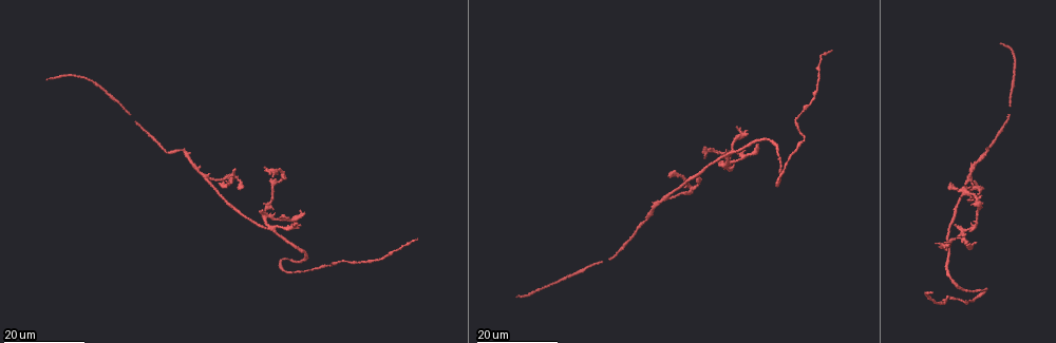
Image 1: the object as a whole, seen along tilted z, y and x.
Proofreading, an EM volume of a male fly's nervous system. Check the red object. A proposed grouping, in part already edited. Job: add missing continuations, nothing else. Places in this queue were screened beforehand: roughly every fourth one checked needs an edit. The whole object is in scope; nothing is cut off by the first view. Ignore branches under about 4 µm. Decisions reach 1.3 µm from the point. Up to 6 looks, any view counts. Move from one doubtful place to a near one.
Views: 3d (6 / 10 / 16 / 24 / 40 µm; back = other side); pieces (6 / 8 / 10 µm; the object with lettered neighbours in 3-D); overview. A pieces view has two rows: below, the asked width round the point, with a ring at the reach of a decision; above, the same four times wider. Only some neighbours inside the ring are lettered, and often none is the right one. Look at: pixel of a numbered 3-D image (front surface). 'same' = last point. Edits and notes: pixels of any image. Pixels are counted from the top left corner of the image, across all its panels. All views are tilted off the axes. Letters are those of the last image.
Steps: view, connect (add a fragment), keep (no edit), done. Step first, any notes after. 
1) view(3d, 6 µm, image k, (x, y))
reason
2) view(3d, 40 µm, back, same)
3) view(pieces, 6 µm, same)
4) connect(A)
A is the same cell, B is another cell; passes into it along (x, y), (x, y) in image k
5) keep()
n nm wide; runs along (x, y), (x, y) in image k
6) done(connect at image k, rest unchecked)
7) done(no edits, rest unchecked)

view(3d, 24 µm, image 1, (516, 298))
long arm stops here

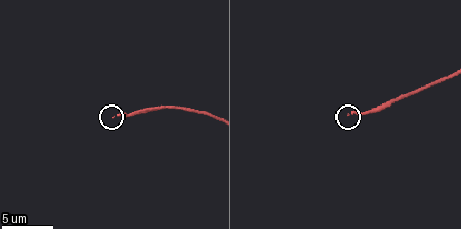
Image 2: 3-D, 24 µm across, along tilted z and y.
view(pieces, 6 µm, image 2, (113, 118))

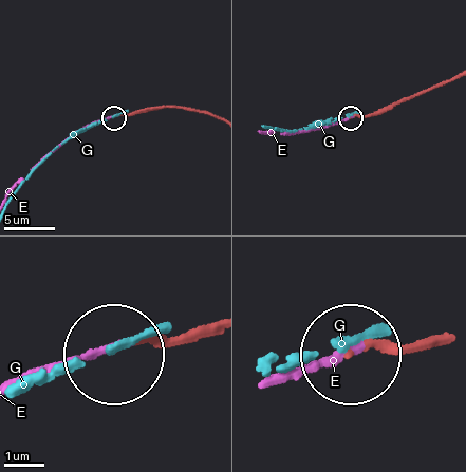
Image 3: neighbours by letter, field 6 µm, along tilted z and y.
connect(E)
50 nm wide; E is the same cell, G is another cell; passes into it along (376, 113), (296, 133), (259, 131) in image 3; it goes on there

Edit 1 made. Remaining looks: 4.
view(overview)

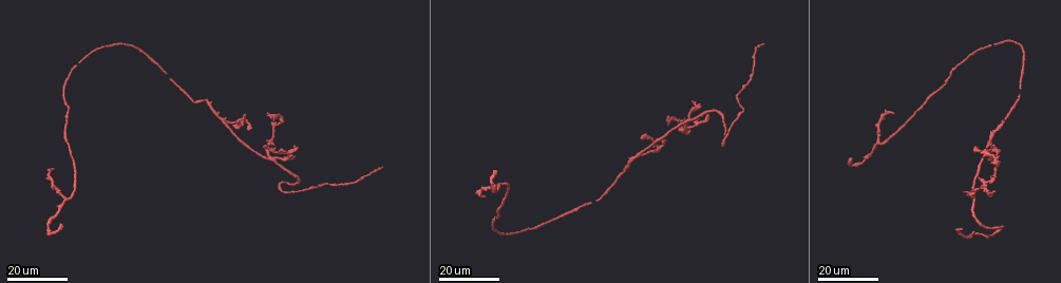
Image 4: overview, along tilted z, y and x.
view(3d, 24 µm, image 4, (380, 169))
long arm stops here

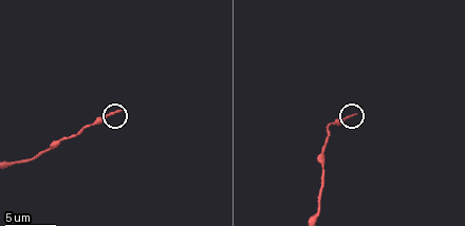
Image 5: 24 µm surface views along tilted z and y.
view(pieces, 10 µm, image 5, (122, 110))

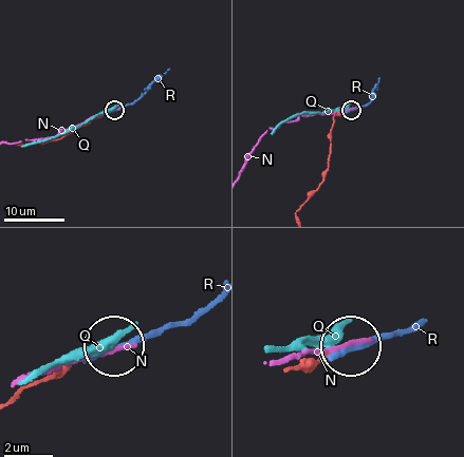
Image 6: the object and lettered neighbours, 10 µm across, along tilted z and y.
keep()
N, Q and R are other cells; no lettered fragment goes on from it

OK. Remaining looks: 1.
done(connect at image 3, rest unchecked)

